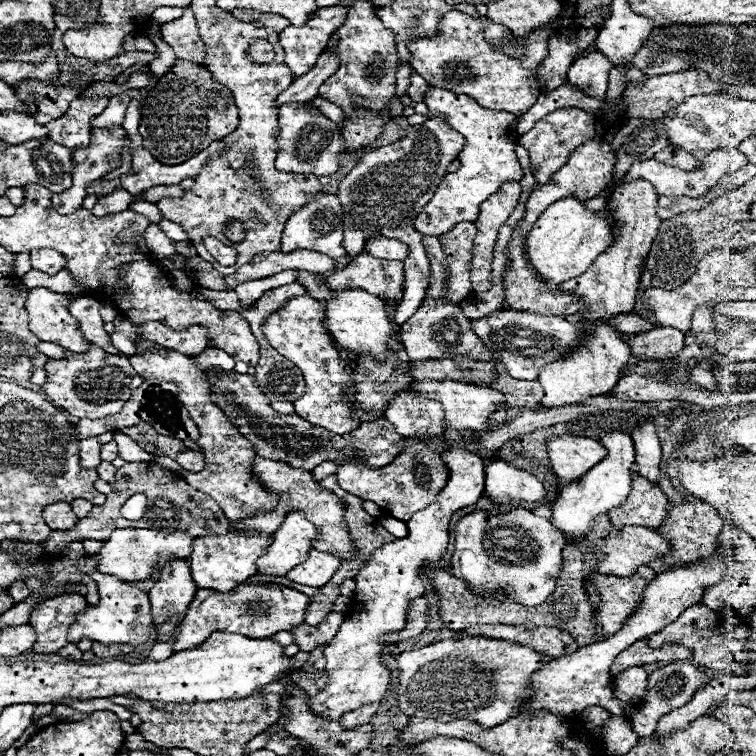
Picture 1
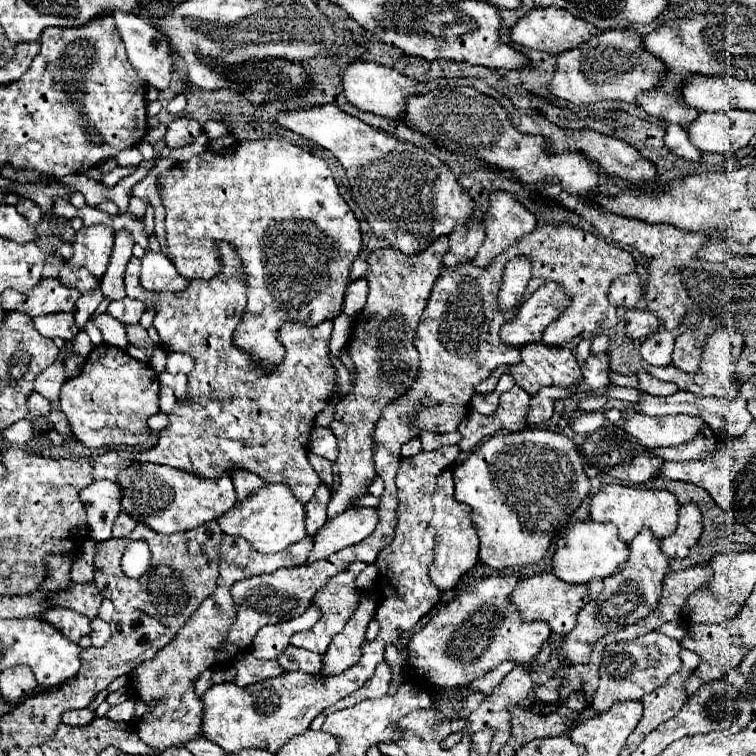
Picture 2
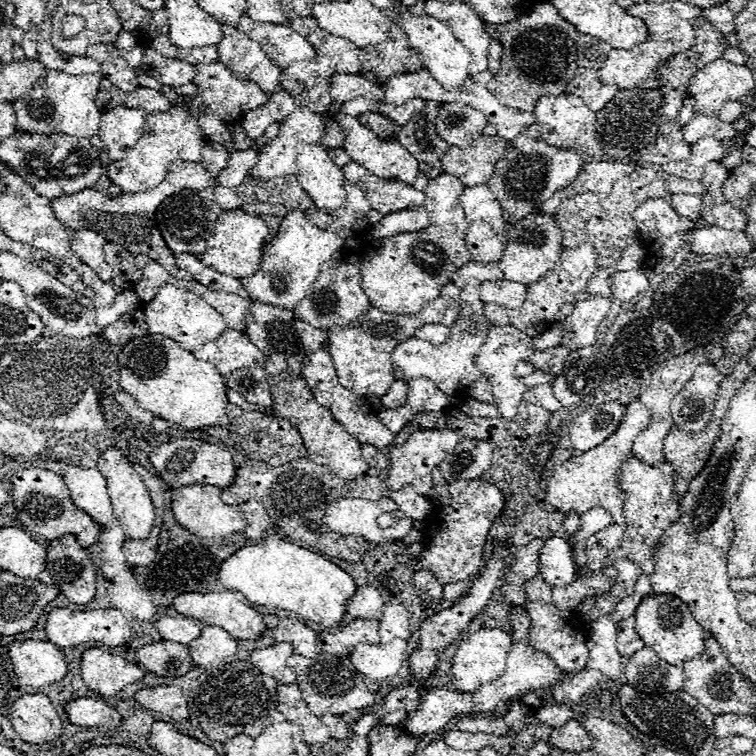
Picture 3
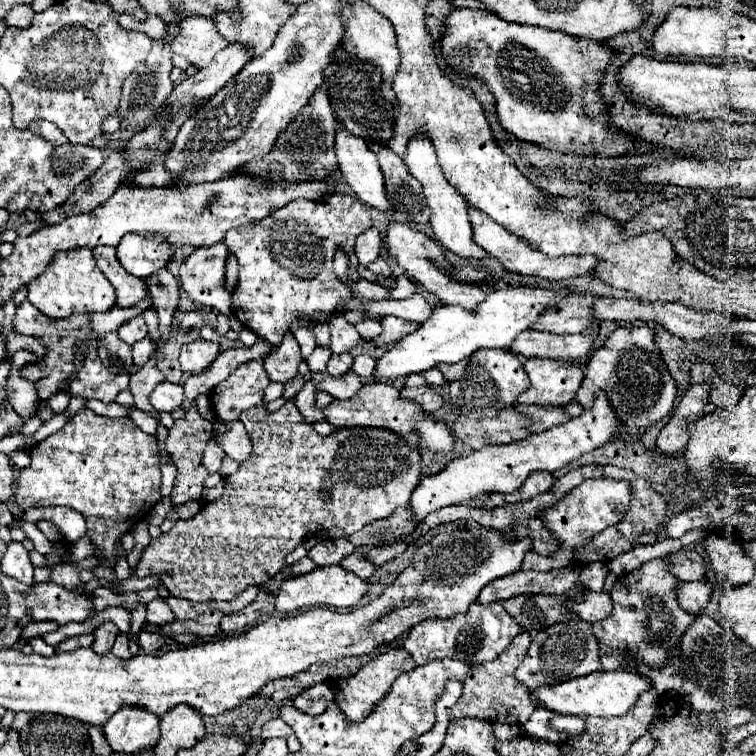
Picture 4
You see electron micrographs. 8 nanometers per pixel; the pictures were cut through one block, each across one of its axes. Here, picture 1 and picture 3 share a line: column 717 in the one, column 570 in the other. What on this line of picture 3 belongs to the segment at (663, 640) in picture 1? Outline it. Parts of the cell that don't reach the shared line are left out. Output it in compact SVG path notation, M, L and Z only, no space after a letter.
M532 578L526 582L526 594L528 600L524 604L528 616L532 618L532 628L530 628L530 644L540 650L548 652L548 656L556 662L560 670L572 672L572 670L584 670L586 660L588 660L588 648L584 644L584 638L570 628L568 616L558 610L552 602L552 588L542 580L542 578Z

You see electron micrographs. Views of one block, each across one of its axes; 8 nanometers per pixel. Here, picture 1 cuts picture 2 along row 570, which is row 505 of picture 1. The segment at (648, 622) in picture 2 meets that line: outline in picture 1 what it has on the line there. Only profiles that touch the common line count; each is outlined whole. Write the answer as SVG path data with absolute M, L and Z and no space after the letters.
M700 498L684 500L678 506L668 504L666 520L662 522L662 526L658 526L660 534L664 534L668 542L672 542L672 550L662 558L664 568L668 570L672 566L686 566L698 562L700 558L708 558L718 546L718 534L722 530L722 524L724 520L720 518L720 514L716 514L716 510L706 502L700 502Z

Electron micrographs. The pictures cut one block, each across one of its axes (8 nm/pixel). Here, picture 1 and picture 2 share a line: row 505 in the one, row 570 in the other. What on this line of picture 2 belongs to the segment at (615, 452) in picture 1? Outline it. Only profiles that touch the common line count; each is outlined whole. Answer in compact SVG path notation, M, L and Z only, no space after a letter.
M576 522L564 538L556 542L556 554L554 554L554 574L568 582L568 584L588 584L594 578L608 578L620 572L630 556L628 544L624 544L618 538L614 524L600 524L600 522Z

